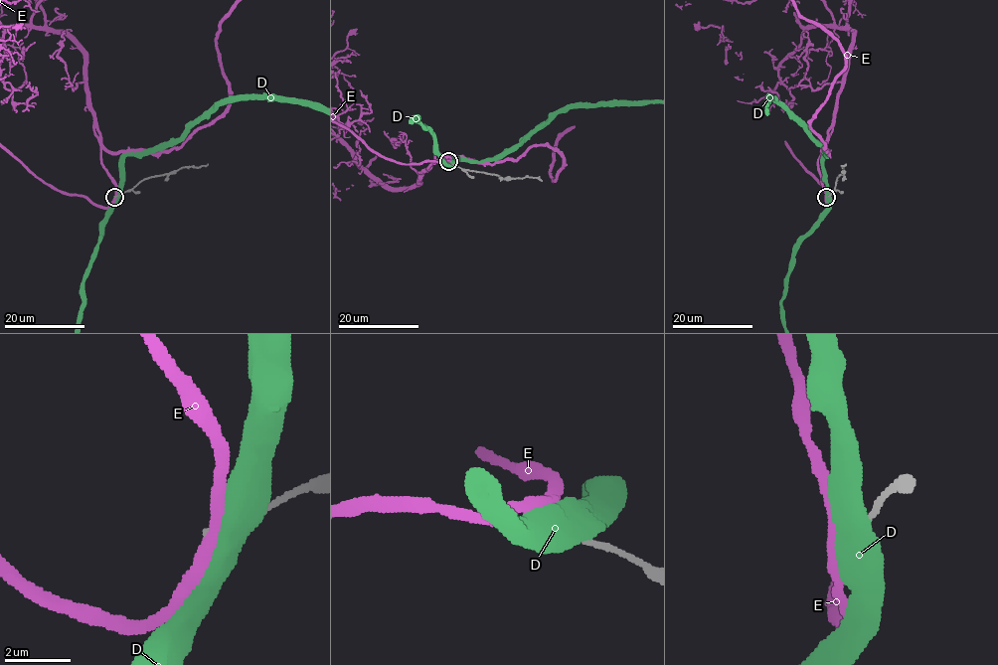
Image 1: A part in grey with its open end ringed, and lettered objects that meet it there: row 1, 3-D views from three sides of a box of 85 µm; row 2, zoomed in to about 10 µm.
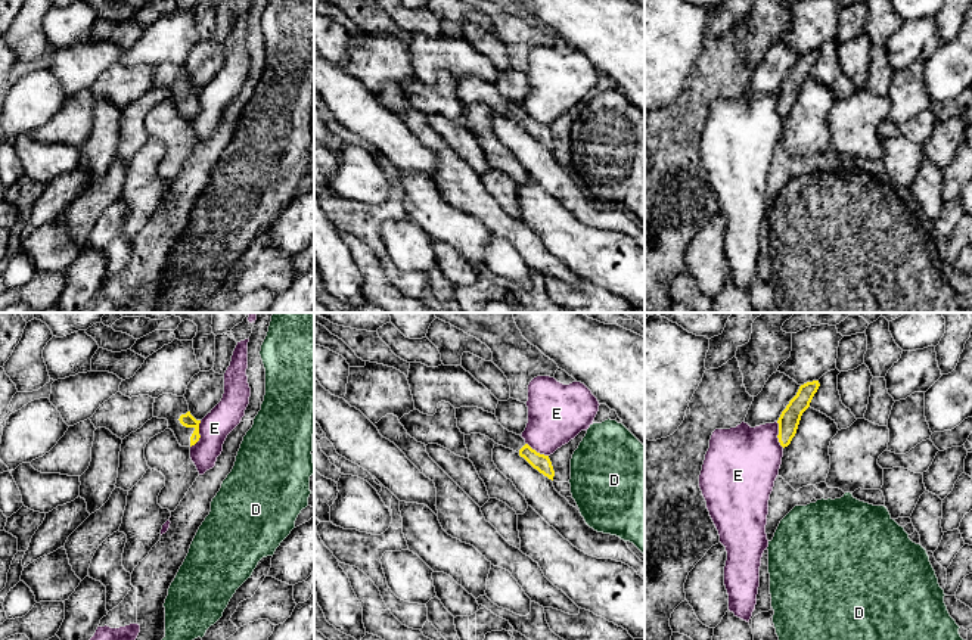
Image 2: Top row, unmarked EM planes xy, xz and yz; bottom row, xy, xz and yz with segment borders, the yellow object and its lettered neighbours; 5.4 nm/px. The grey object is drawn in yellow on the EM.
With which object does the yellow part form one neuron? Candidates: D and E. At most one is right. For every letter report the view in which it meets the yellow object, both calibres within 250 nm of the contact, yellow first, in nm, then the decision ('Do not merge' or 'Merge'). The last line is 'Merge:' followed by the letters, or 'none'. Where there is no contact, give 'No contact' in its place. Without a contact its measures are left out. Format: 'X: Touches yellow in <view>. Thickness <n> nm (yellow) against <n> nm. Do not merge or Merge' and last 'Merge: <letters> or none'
D: No contact. Do not merge
E: Touches yellow in xy. Thickness 70 nm (yellow) against 160 nm. Do not merge
Merge: none

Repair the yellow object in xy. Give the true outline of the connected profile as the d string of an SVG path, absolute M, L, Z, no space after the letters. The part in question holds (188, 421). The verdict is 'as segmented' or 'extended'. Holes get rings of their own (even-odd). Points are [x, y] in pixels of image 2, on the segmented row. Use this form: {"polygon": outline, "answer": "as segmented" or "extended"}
{"polygon": "M173 394L159 395L153 403L153 417L168 420L168 429L174 432L181 447L192 447L201 438L201 420L196 420L190 414L189 404L184 397Z", "answer": "extended"}

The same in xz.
{"polygon": "M478 407L456 408L457 428L462 434L481 434L493 439L496 444L516 451L534 469L553 481L555 470L549 456L540 454L532 450L521 435L504 429L496 414L484 411Z", "answer": "extended"}

